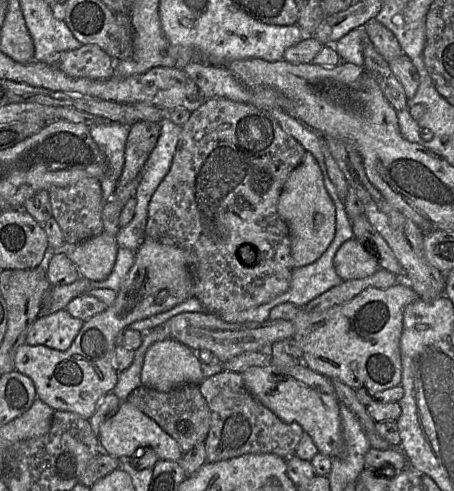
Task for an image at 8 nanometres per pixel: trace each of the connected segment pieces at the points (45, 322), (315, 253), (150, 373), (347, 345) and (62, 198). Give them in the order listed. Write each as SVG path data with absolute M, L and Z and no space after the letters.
M66 309L41 315L28 331L26 343L64 351L71 346L83 324L82 319L72 316Z
M306 151L299 165L289 174L277 207L290 230L292 267L306 266L318 260L334 239L336 208L326 190L319 164L310 152Z
M172 339L153 343L146 351L141 385L168 392L185 383L200 385L204 377L201 362L186 345Z
M400 281L388 288L367 288L349 301L319 312L309 312L303 306L285 302L270 311L269 319L284 319L293 323L294 338L303 352L302 363L308 368L330 379L341 380L353 389L363 387L371 391L383 391L401 384L400 337L403 330L403 313L405 307L417 298L413 288Z
M85 178L66 187L51 187L48 190L53 217L59 224L67 245L76 245L104 231L102 211L106 200L99 179Z

